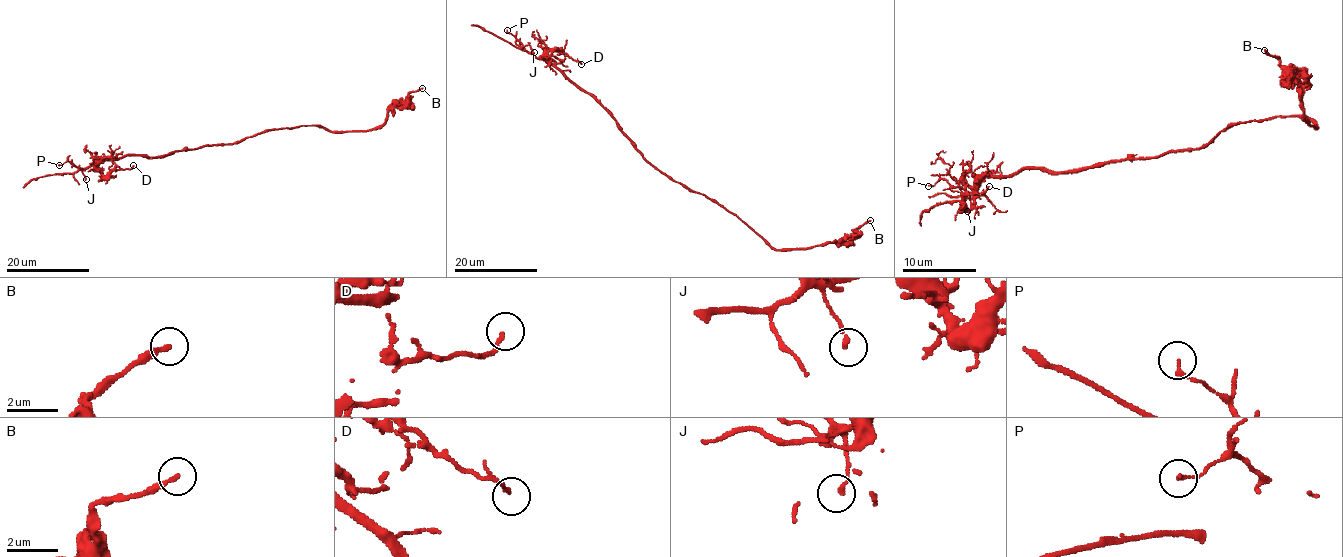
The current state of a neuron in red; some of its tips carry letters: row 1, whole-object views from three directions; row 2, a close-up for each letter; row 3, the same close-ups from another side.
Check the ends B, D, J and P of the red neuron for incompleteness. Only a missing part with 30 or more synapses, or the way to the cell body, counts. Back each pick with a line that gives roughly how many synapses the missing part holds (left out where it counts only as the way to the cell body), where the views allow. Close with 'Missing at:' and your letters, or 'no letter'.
Missing at: no letter

